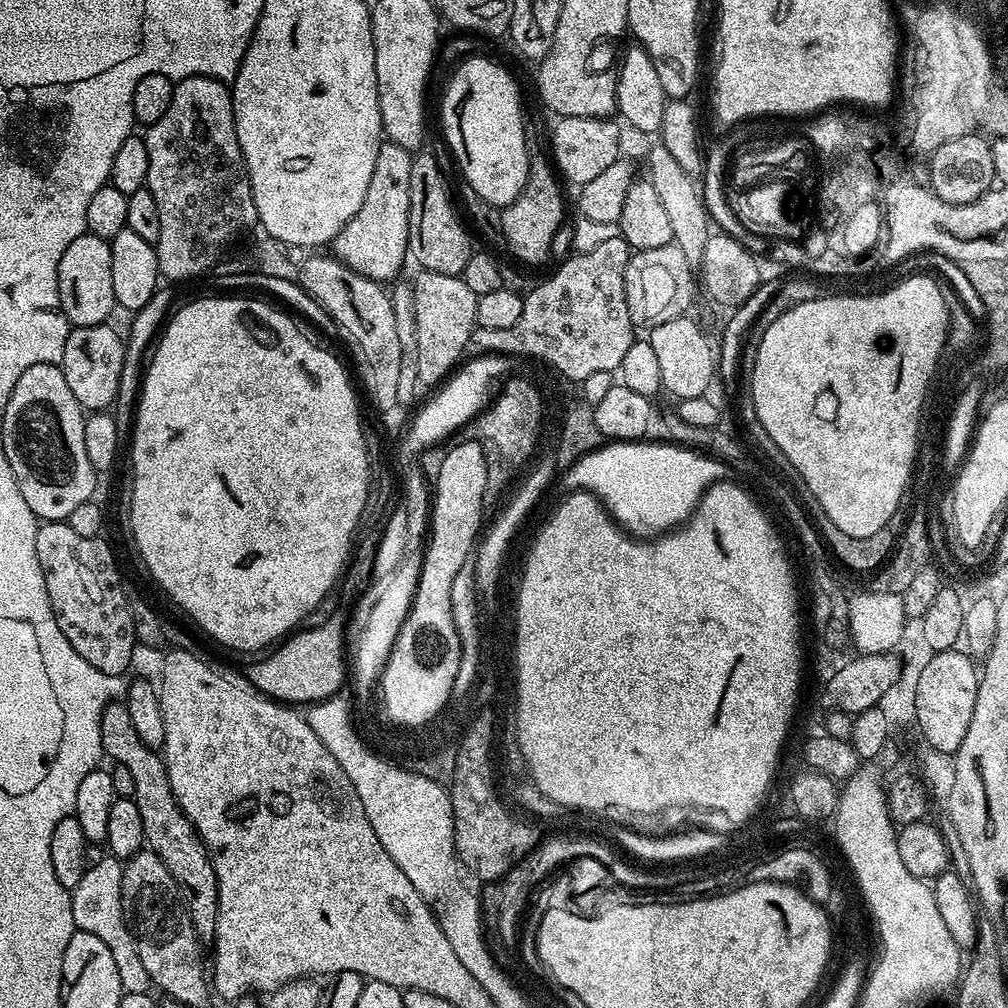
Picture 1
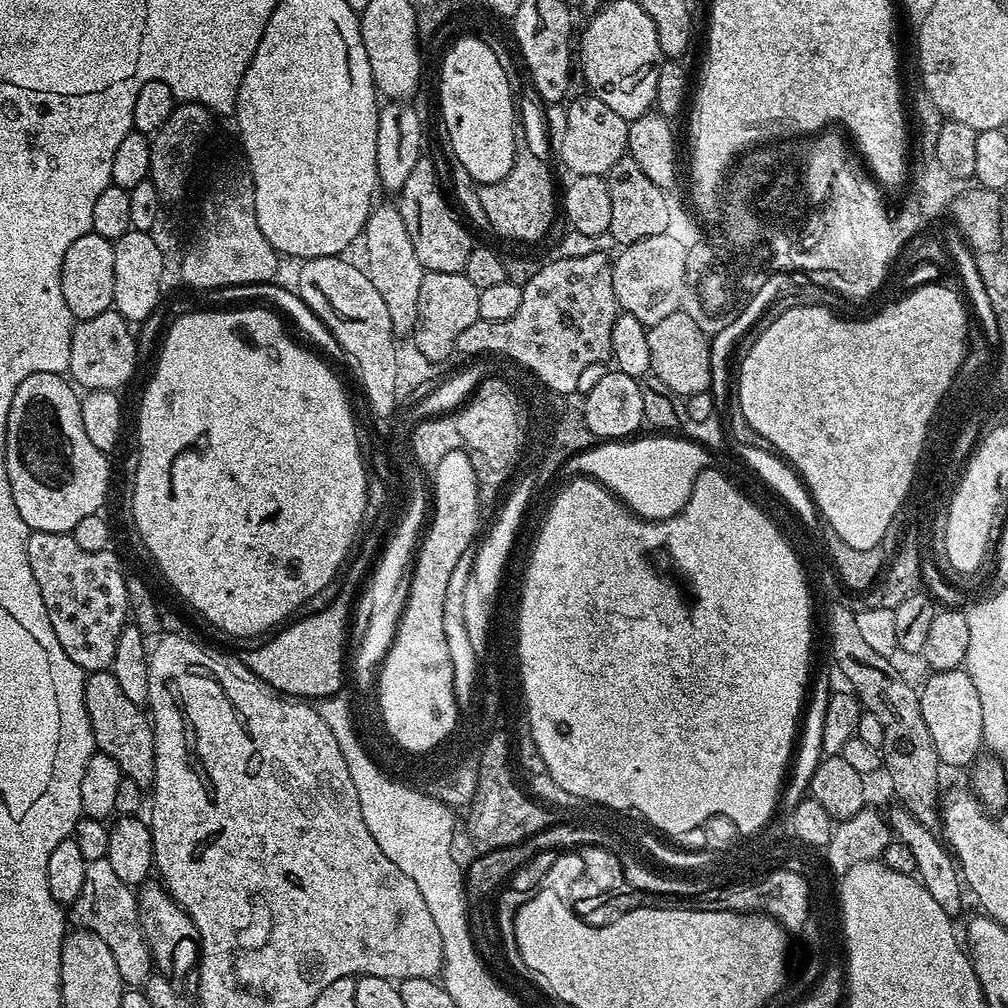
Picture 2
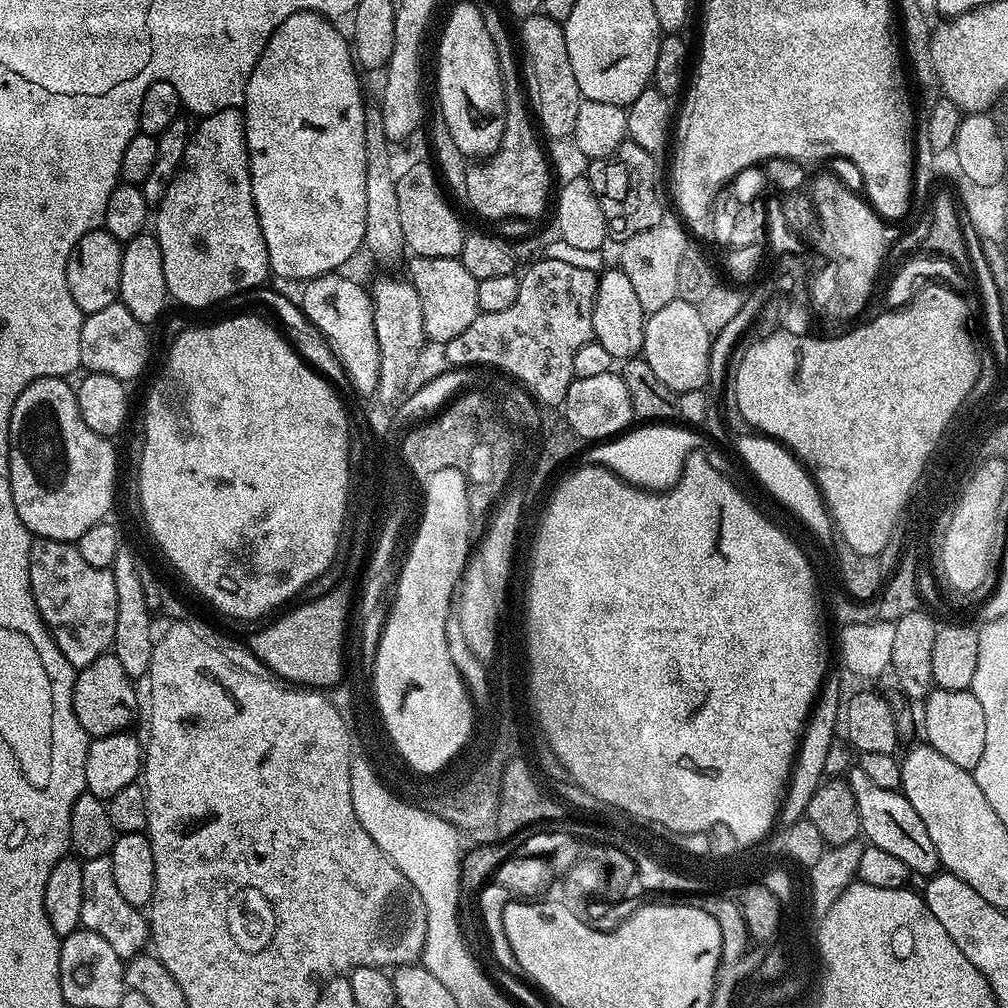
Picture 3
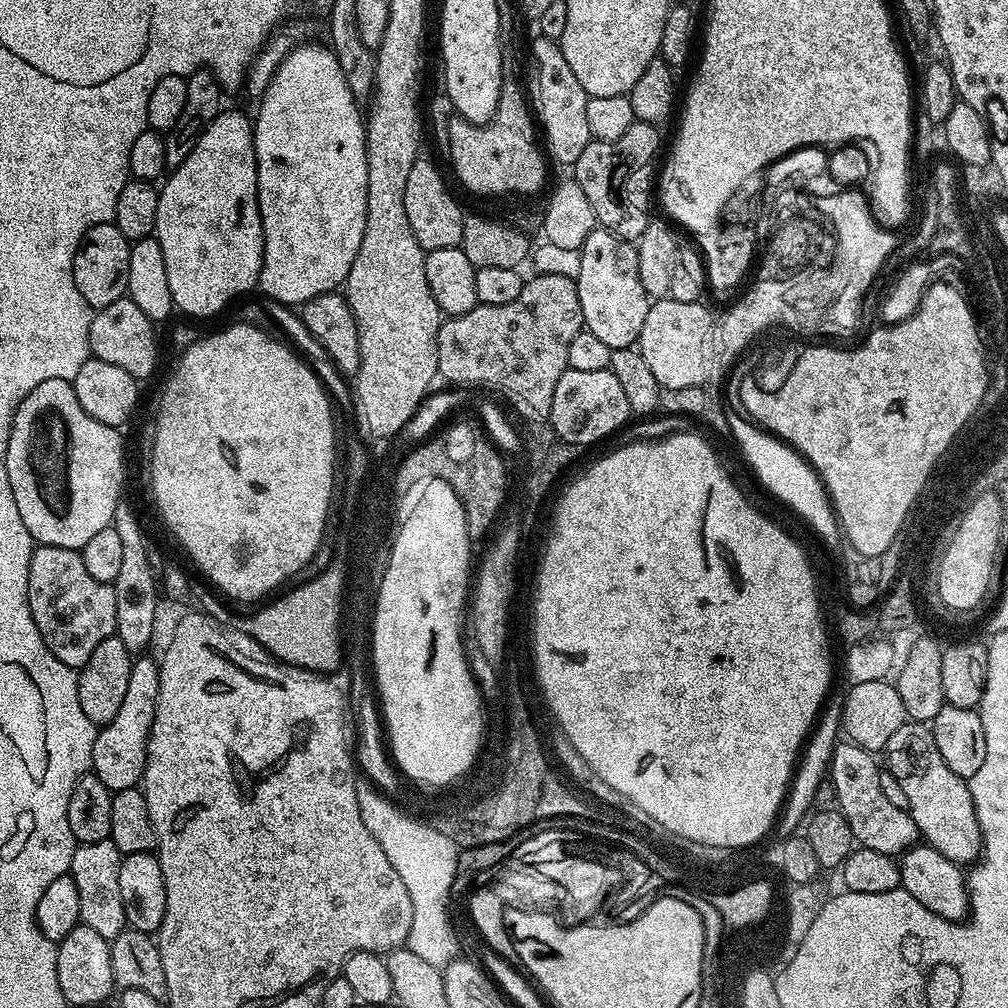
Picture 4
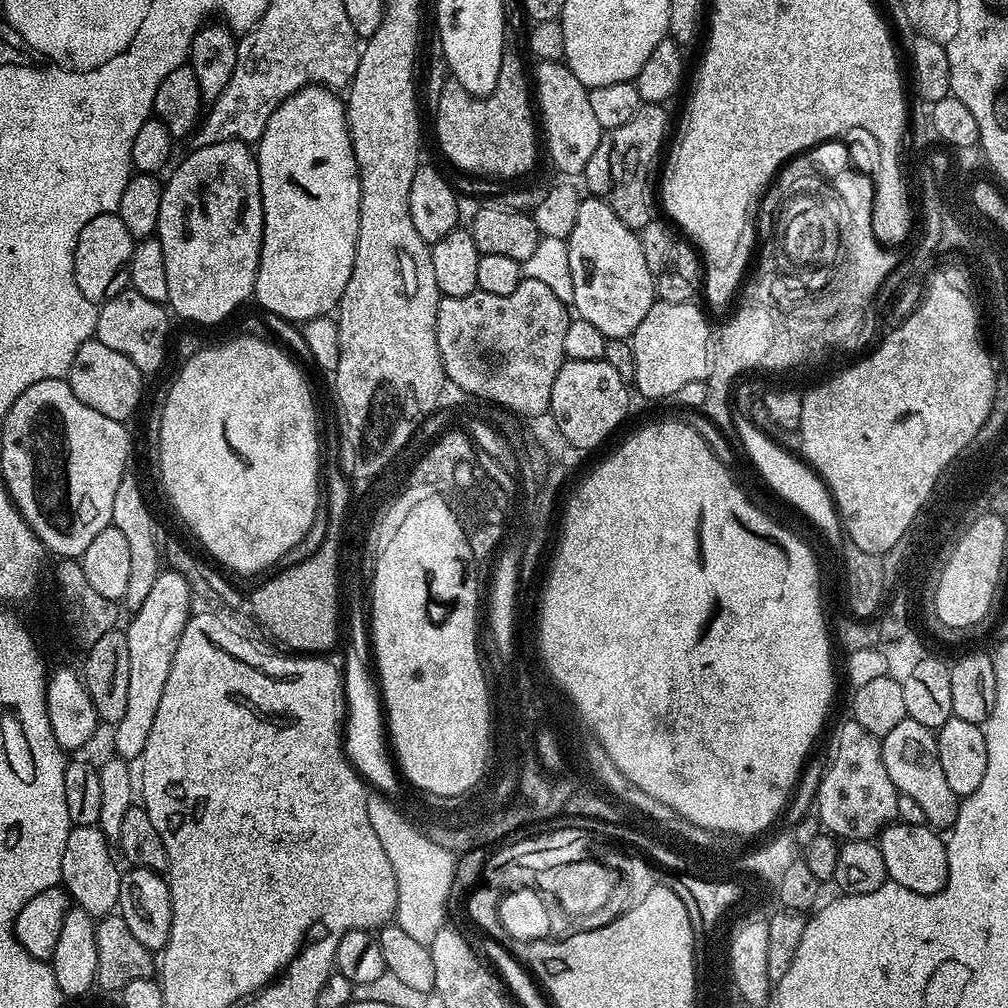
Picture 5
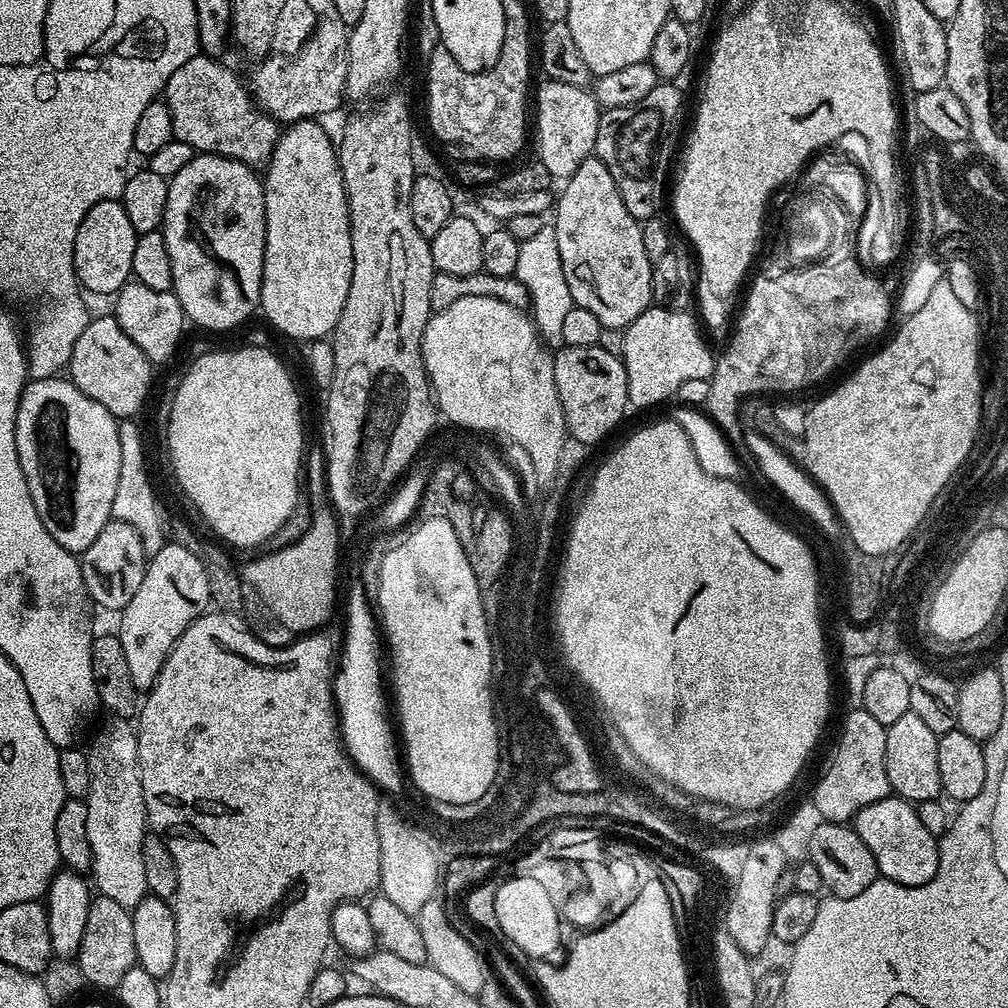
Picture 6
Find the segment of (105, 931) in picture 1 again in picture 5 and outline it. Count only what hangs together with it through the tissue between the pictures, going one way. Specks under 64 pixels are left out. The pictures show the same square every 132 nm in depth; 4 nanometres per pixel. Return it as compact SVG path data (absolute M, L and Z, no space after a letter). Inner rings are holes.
M97 825L74 826L66 838L66 850L62 850L62 887L74 901L75 907L89 912L93 918L111 916L120 902L121 869L116 869L112 857L114 848L109 837Z

